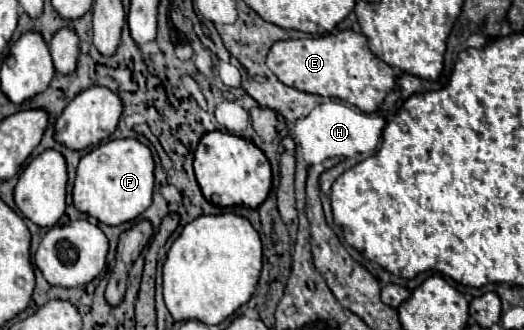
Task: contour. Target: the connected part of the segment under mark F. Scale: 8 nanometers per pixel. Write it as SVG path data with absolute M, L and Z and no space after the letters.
M135 138L109 140L81 158L73 184L73 206L103 224L119 226L151 206L153 182L153 156L145 144Z

